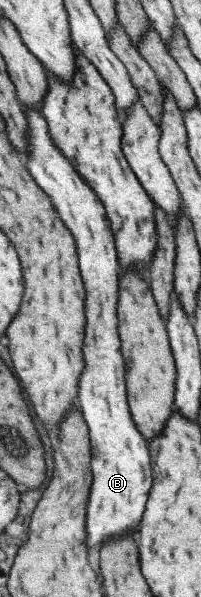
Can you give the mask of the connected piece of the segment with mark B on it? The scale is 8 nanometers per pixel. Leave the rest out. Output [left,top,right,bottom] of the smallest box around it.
[23,107,152,548]

